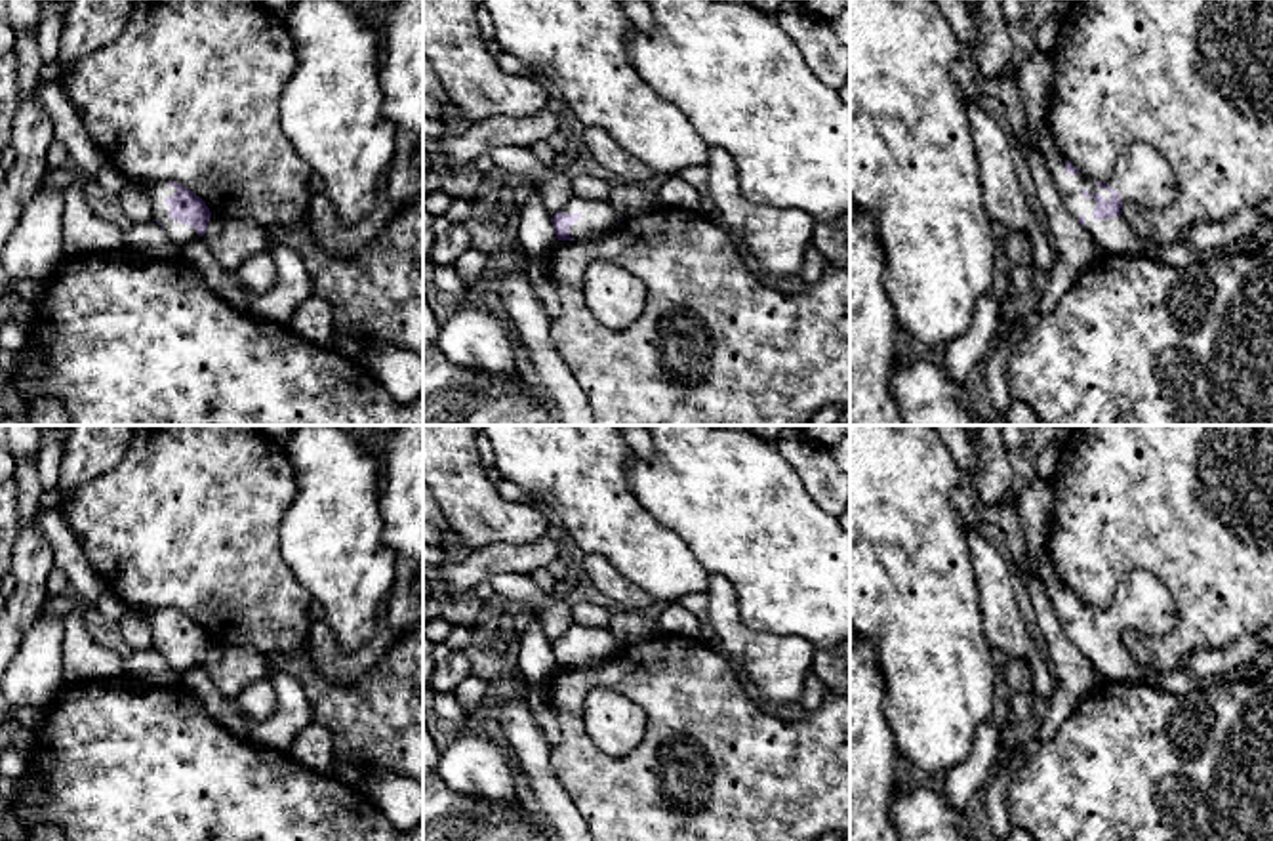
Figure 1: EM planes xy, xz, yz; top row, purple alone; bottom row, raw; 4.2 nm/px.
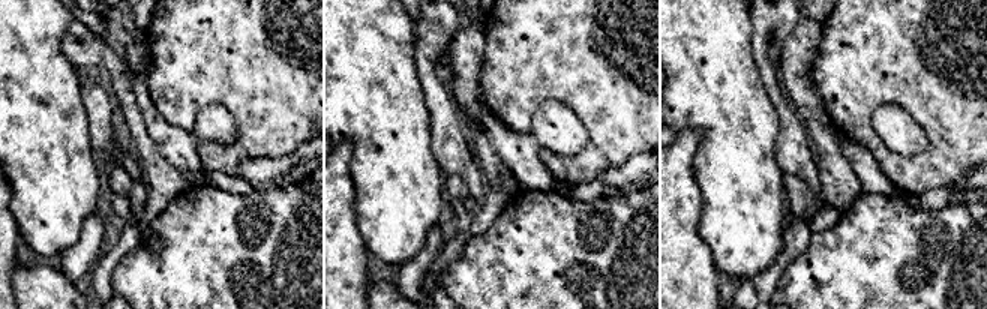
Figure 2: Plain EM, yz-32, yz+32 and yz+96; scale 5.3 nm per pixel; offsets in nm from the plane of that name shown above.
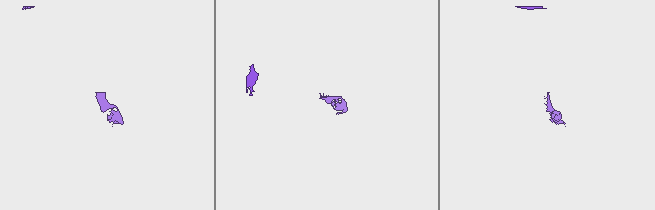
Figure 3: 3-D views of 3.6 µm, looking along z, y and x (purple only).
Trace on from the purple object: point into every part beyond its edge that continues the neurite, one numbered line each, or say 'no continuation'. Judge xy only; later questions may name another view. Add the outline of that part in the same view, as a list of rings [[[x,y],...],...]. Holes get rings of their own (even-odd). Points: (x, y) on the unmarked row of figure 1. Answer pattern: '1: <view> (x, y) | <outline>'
1: xy (180, 660) | [[[160,608],[156,612],[145,612],[145,614],[149,616],[149,622],[152,626],[154,646],[162,650],[164,660],[172,666],[172,669],[179,677],[183,677],[189,669],[200,664],[194,654],[172,646],[168,643],[170,631],[166,631],[164,627],[177,618],[173,612],[170,612],[168,608]]]

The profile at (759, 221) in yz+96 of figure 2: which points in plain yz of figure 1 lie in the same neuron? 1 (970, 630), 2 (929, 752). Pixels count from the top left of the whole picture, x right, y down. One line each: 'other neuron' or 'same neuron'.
1: same neuron
2: same neuron

